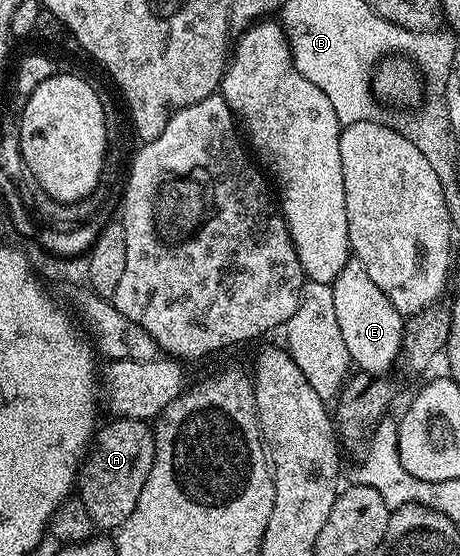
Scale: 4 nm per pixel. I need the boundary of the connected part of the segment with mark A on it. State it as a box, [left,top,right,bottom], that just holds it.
[78,418,156,529]

